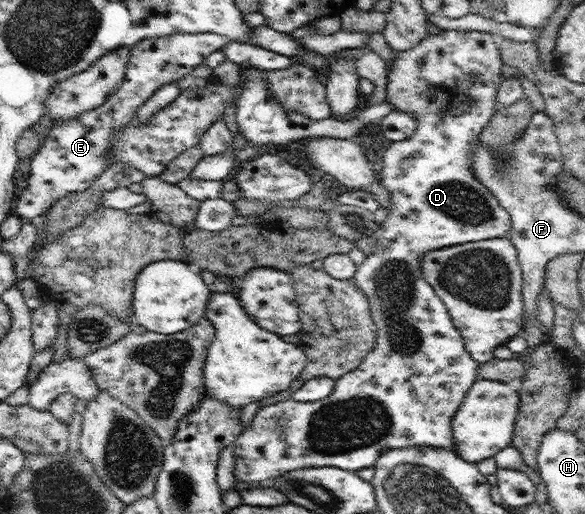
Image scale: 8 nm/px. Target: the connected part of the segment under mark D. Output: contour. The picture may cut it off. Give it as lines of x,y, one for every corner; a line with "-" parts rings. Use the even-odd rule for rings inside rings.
443,30
438,35
429,35
429,37
416,45
414,49
408,49
404,52
396,52
392,60
392,65
388,67
388,83
386,87
386,99
394,106
394,110
402,112
412,112
412,116
416,116
418,127
412,137
406,140
395,141
390,143
384,151
382,159
377,163
378,174
382,180
382,184
386,186
386,190
390,192
390,212
388,217
382,223
382,228
378,229
378,247
376,251
366,257
366,259
357,267
353,277
356,285
366,293
368,302
370,302
370,311
376,328
378,328
378,337
376,337
376,345
372,352
364,357
362,364
343,377
335,381
335,387
331,396
322,399
321,401
300,402
288,399
268,407
262,407
256,411
256,415
252,422
243,430
243,433
231,444
235,458
235,476
240,481
260,483
264,479
275,478
282,475
284,472
292,471
300,468
334,466
351,472
358,472
364,467
374,466
376,460
388,451
394,449
405,449
414,447
424,448
441,448
450,449
456,452
457,448
453,437
452,418
458,412
462,401
466,398
466,393
472,388
472,385
477,381
479,375
479,364
466,351
462,336
452,323
448,308
444,302
436,295
434,288
422,277
422,256
424,253
430,252
436,248
444,248
446,246
465,244
470,241
480,241
492,239
492,237
507,236
511,229
510,214
500,205
500,202
489,189
482,184
482,181
475,179
475,174
472,168
472,146
476,144
476,140
480,139
480,134
484,130
484,126
488,124
490,118
494,115
496,105
496,95
498,84
502,82
502,67
501,53
498,46
497,37
490,33
480,31
445,31

